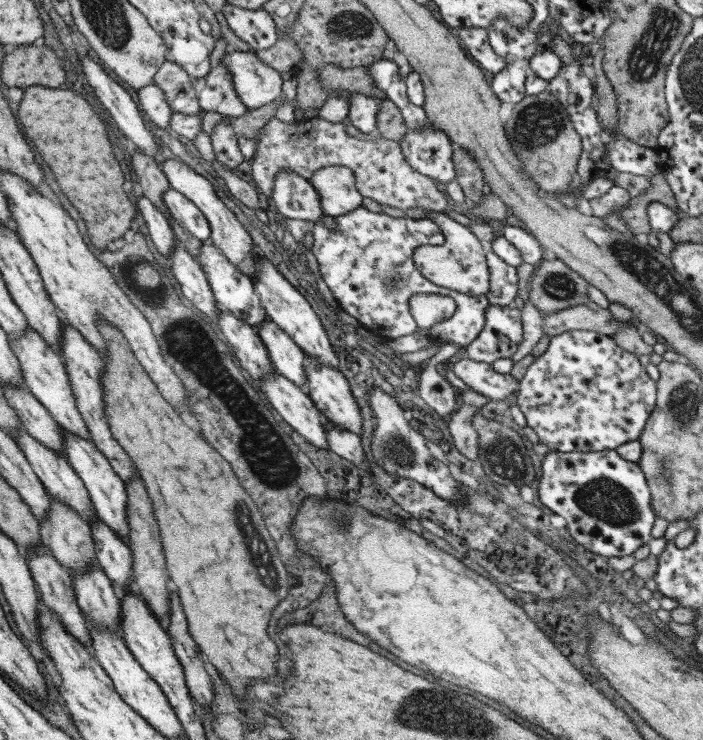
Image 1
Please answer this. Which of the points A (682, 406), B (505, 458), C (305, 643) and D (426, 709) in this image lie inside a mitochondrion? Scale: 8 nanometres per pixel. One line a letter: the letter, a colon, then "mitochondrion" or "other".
A: mitochondrion
B: mitochondrion
C: other
D: mitochondrion

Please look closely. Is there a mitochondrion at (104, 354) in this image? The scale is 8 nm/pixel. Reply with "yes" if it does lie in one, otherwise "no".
no

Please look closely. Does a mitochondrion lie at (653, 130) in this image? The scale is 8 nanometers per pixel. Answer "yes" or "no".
no

